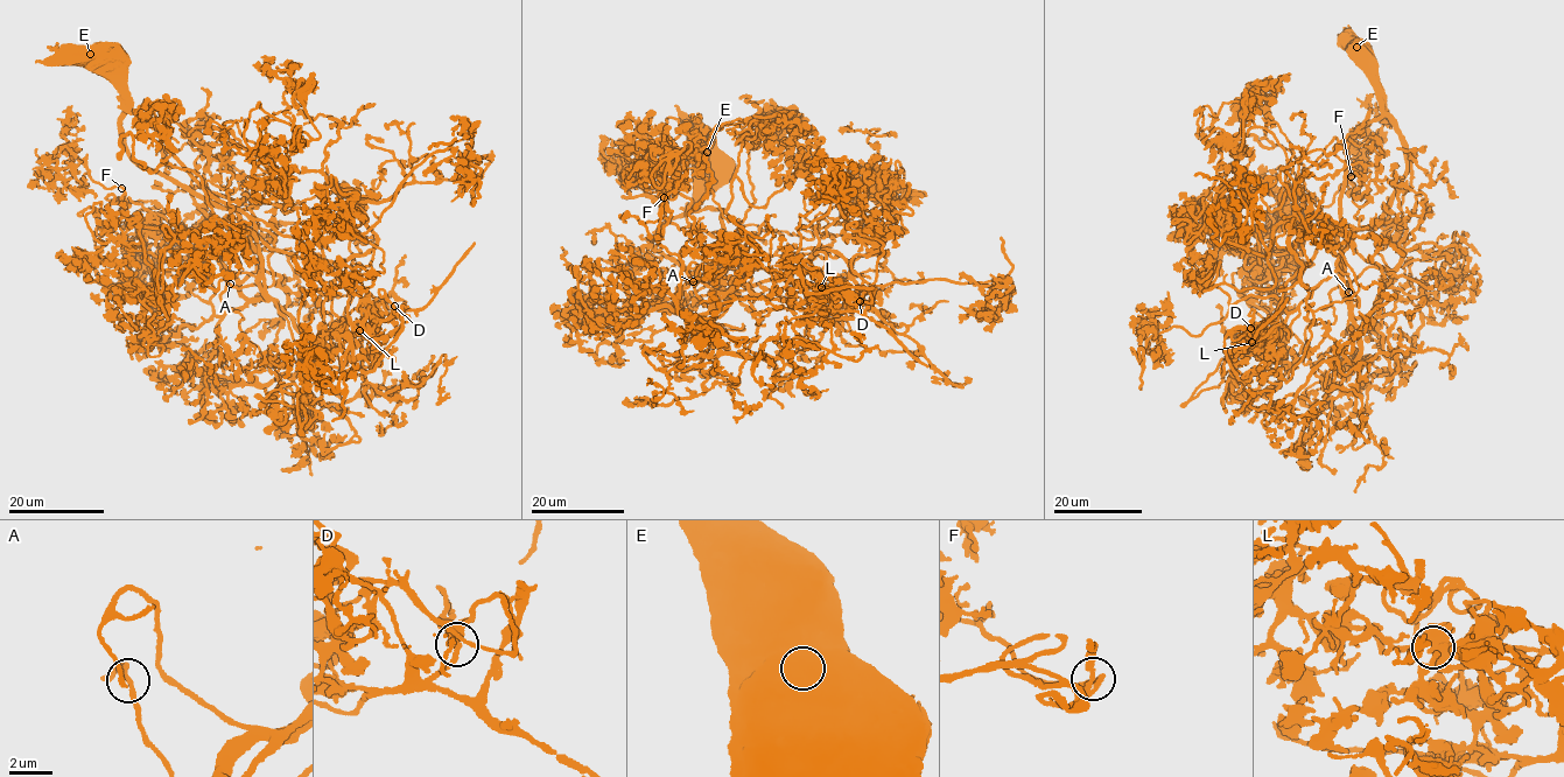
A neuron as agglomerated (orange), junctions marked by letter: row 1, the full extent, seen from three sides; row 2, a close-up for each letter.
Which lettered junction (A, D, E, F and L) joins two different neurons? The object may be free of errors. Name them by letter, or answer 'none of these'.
E

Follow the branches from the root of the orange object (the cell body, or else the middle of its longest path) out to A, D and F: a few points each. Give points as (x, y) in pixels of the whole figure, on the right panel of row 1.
A: (1365, 54), (1382, 114), (1346, 151), (1339, 272), (1342, 293), (1358, 303), (1348, 292)
D: (1365, 54), (1382, 114), (1347, 148), (1338, 267), (1301, 303), (1288, 338), (1280, 323), (1257, 338), (1250, 327)
F: (1365, 54), (1382, 114), (1347, 148), (1337, 254), (1323, 230), (1334, 226), (1314, 202), (1327, 207), (1351, 176)

